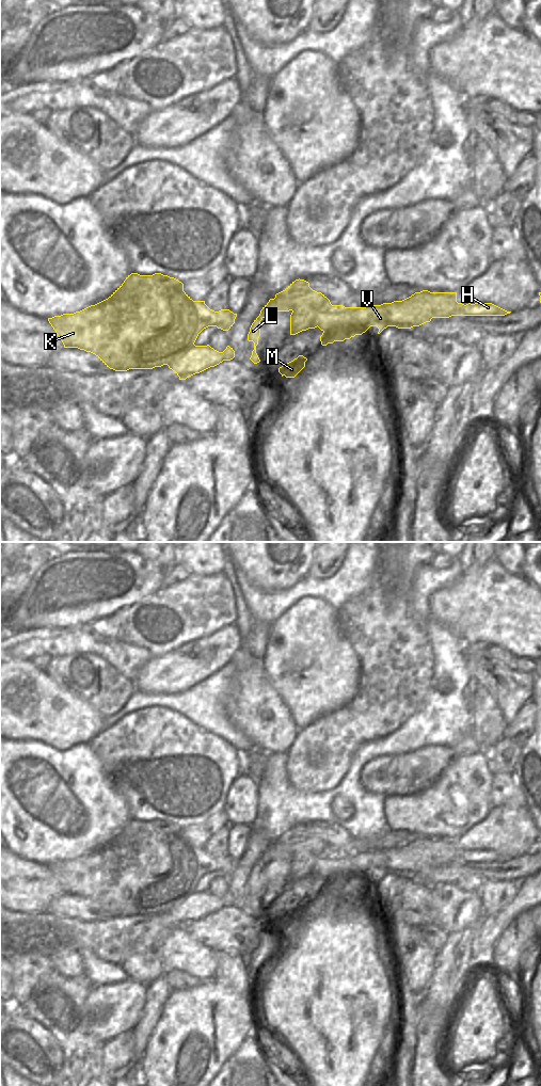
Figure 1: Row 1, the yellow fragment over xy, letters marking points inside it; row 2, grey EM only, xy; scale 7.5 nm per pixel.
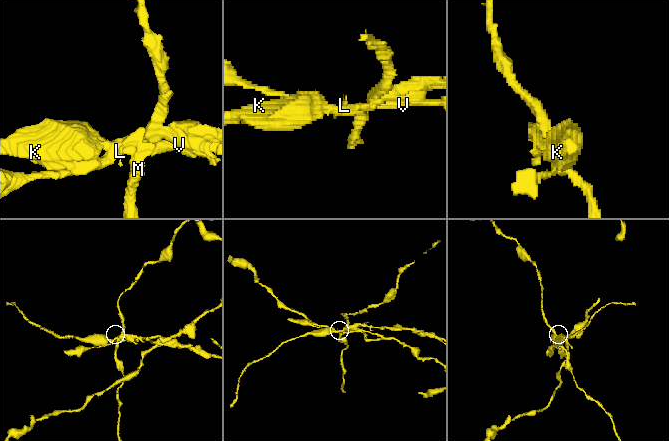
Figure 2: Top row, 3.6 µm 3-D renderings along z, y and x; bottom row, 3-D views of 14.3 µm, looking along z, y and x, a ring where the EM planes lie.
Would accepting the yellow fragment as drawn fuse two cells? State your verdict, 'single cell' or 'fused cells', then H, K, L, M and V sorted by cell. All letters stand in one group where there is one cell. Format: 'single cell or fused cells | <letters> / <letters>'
fused cells | H K L V / M

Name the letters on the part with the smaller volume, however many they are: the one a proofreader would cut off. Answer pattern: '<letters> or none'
M

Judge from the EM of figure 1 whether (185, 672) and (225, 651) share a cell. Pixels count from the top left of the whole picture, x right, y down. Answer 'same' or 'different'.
same

